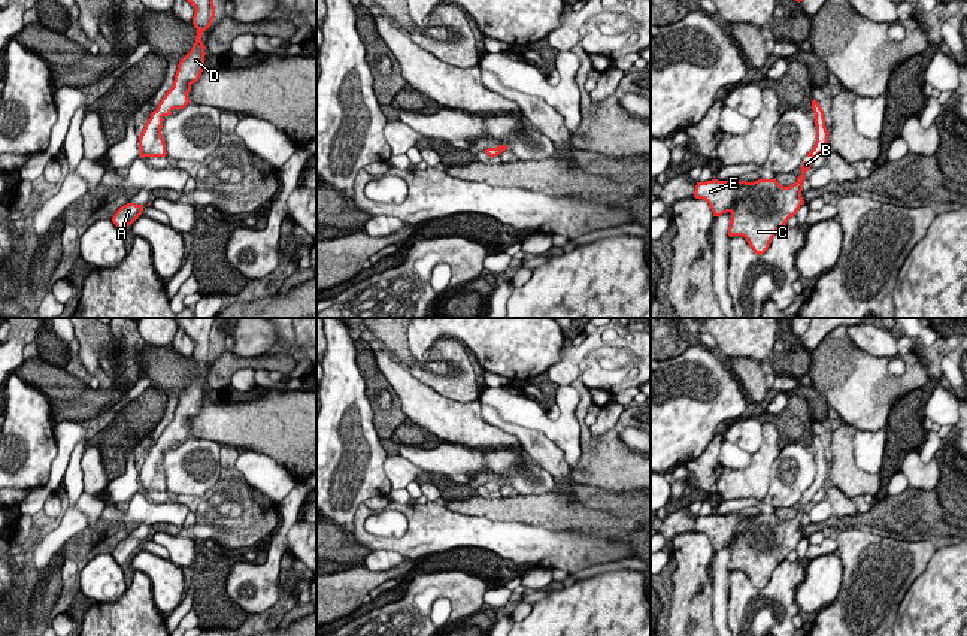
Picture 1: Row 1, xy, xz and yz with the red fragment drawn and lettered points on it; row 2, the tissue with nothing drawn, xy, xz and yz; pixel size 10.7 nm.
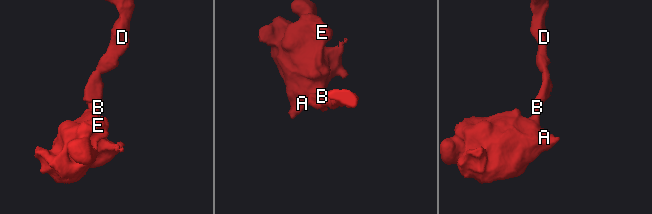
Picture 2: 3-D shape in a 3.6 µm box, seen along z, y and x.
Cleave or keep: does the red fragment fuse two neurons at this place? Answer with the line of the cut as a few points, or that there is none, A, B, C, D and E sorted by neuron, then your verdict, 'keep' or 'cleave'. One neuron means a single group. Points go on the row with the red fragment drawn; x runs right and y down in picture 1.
no cut; A B C D E; keep

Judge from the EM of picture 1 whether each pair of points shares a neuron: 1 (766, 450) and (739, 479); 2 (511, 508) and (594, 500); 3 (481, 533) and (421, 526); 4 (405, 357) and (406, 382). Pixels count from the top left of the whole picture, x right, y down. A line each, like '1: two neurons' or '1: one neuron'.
1: one neuron
2: one neuron
3: one neuron
4: two neurons

